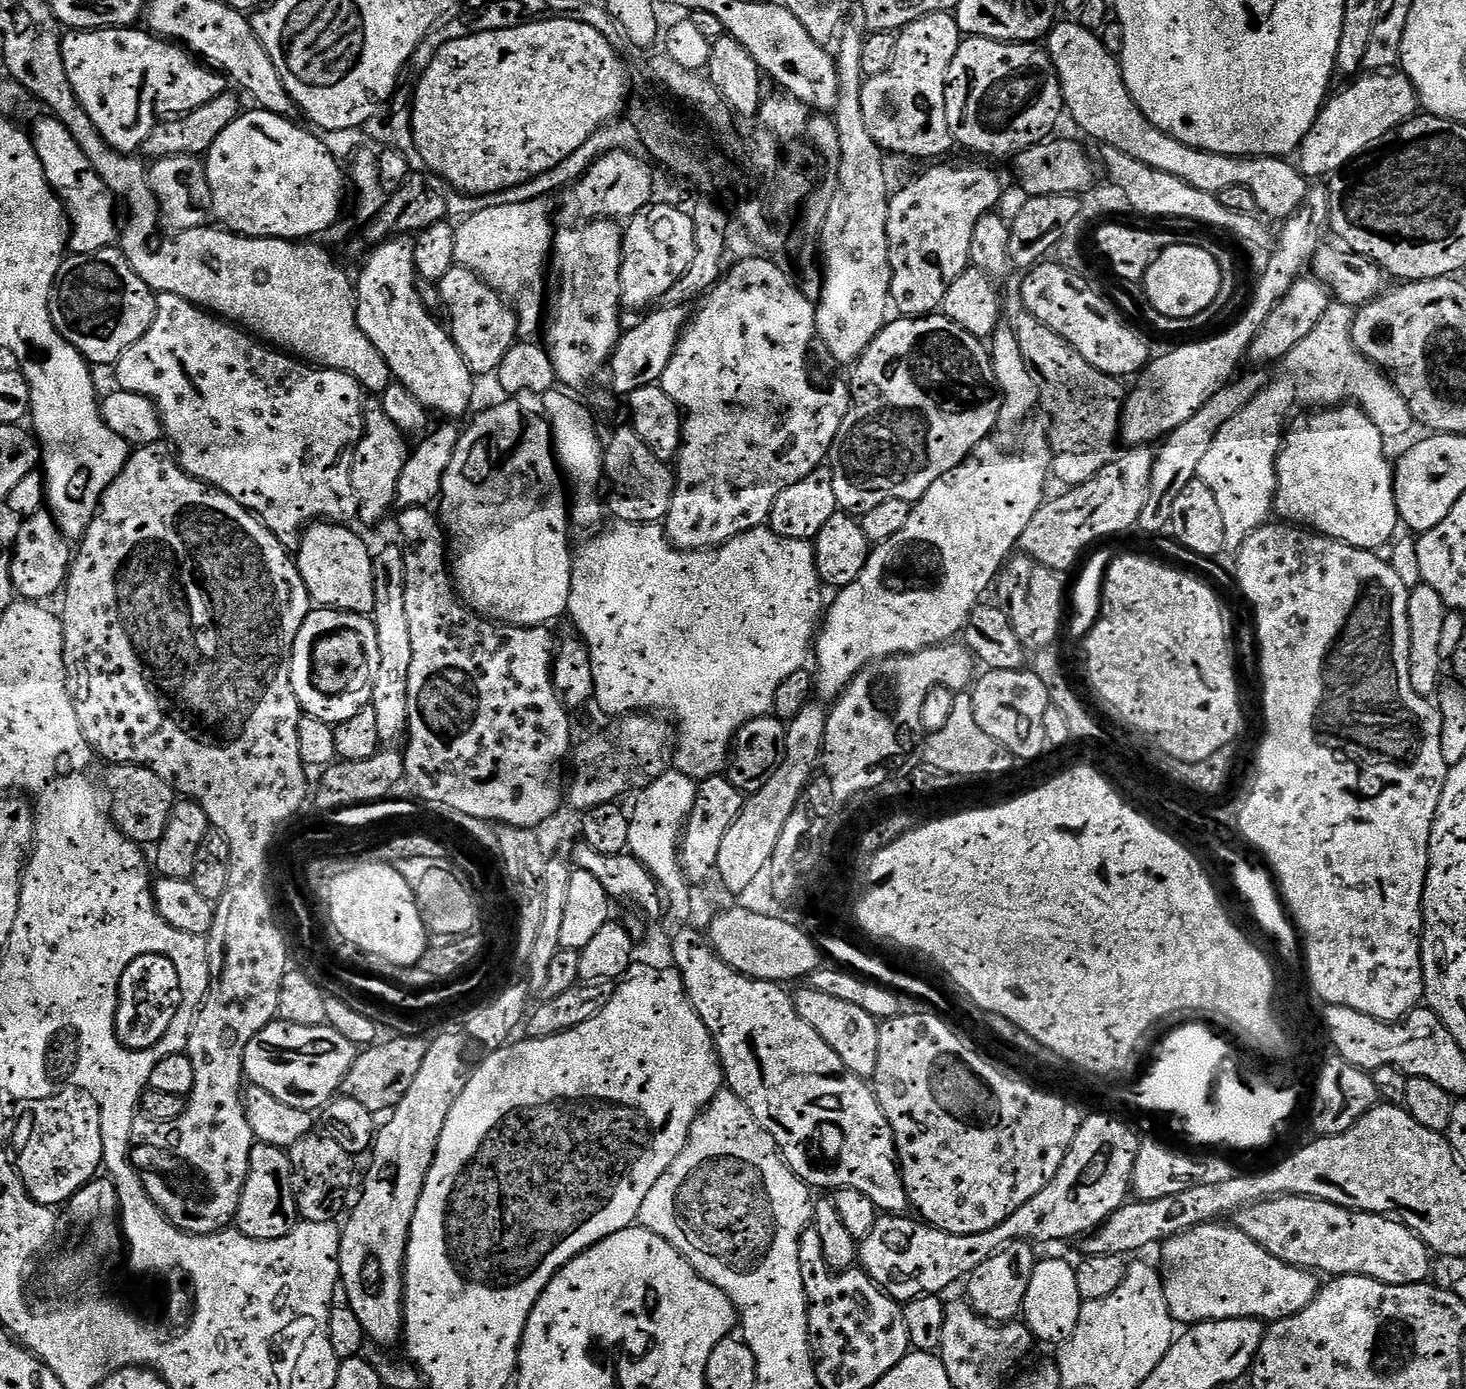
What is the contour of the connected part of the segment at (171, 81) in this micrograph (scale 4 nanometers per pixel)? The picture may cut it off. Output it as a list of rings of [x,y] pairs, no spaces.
[[[72,30],[60,42],[62,66],[66,66],[66,78],[82,110],[86,110],[105,143],[113,151],[125,154],[143,149],[146,138],[165,118],[193,112],[230,88],[223,75],[197,62],[183,47],[147,31],[136,31],[140,30]]]

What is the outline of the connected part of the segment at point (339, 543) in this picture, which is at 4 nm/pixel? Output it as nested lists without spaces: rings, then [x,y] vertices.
[[[316,522],[304,529],[294,556],[313,605],[371,617],[374,610],[374,559],[364,540],[340,522]]]

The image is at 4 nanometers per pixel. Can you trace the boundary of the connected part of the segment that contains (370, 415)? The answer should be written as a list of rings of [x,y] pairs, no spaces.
[[[379,403],[367,405],[364,414],[364,430],[360,433],[360,440],[356,443],[356,453],[352,459],[350,478],[354,486],[354,494],[358,502],[359,523],[376,524],[396,503],[399,476],[409,458],[410,448],[404,445],[405,437],[400,429],[395,428],[386,418]]]

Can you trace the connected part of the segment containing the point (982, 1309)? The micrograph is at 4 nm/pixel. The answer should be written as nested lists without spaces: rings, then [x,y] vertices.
[[[1027,1242],[1007,1244],[1001,1252],[995,1252],[978,1270],[974,1270],[966,1277],[968,1284],[967,1303],[973,1312],[993,1325],[1005,1325],[1015,1321],[1021,1315],[1026,1290],[1030,1286],[1030,1278],[1034,1274],[1038,1263],[1033,1245]]]

